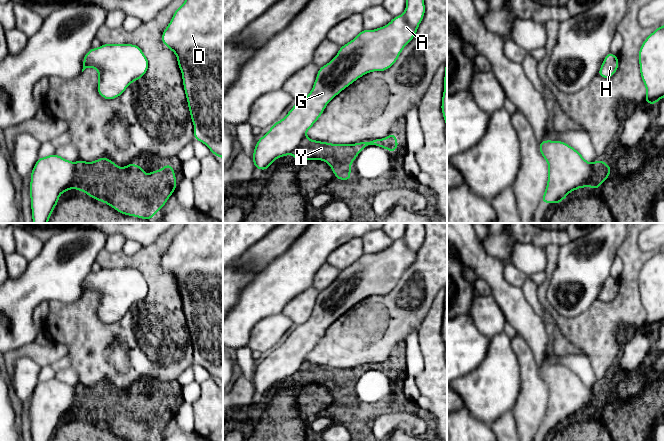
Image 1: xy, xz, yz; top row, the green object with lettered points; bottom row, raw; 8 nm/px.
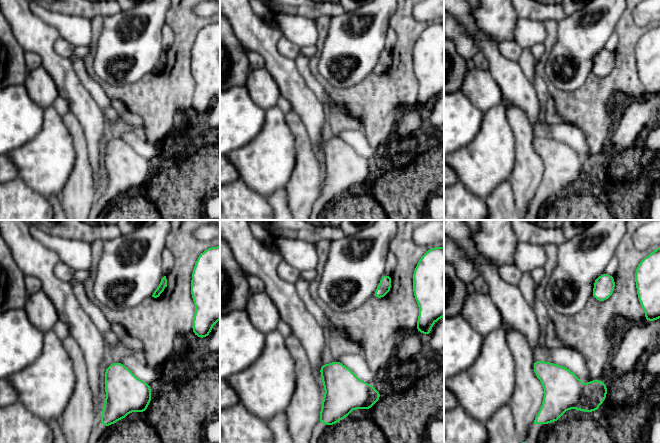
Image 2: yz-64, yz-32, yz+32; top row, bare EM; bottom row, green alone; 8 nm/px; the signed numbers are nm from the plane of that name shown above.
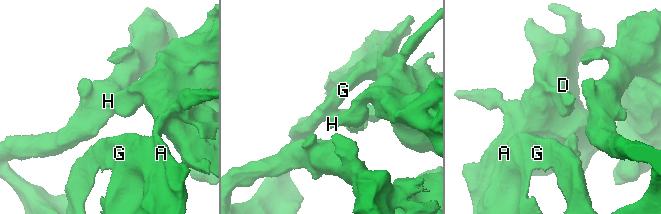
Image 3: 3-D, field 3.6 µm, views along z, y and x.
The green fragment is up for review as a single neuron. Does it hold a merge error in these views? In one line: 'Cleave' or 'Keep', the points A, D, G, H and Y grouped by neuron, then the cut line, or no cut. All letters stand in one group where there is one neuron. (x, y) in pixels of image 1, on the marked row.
Cleave. Groups: A D G H / Y. Split along xy (75, 162), (75, 178), (71, 187)

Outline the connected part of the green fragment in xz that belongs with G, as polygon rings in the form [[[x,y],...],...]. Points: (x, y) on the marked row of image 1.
[[[406,0],[406,8],[402,15],[395,16],[389,24],[383,27],[367,30],[363,29],[353,40],[341,46],[337,55],[327,64],[319,67],[311,92],[296,104],[282,119],[270,127],[270,131],[263,135],[255,145],[252,155],[254,168],[266,171],[270,165],[278,158],[291,155],[299,147],[306,137],[307,131],[314,125],[325,110],[327,104],[346,87],[369,72],[382,72],[392,67],[405,46],[416,36],[418,26],[425,15],[424,0]]]

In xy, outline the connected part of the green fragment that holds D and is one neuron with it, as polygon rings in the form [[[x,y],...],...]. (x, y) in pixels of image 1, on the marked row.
[[[186,0],[175,10],[161,41],[177,56],[194,125],[194,140],[205,144],[218,158],[223,158],[223,0]]]

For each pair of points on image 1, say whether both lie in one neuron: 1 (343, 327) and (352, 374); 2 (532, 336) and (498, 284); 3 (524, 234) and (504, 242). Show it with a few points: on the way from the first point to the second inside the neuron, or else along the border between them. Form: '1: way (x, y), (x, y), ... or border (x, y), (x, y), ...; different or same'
1: border (374, 362), (345, 368), (328, 366); different
2: way (527, 323), (508, 297); same
3: border (509, 233), (518, 241); different

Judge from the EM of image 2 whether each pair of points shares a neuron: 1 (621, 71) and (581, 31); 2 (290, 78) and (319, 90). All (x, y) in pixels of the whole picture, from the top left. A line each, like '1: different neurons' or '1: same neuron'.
1: different neurons
2: different neurons

